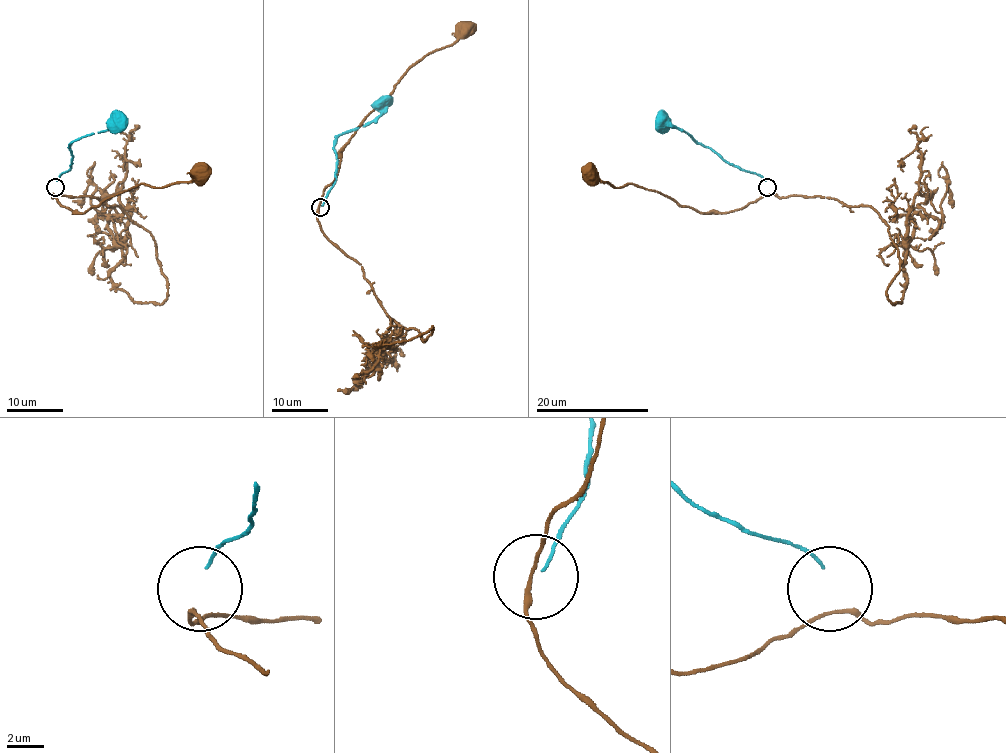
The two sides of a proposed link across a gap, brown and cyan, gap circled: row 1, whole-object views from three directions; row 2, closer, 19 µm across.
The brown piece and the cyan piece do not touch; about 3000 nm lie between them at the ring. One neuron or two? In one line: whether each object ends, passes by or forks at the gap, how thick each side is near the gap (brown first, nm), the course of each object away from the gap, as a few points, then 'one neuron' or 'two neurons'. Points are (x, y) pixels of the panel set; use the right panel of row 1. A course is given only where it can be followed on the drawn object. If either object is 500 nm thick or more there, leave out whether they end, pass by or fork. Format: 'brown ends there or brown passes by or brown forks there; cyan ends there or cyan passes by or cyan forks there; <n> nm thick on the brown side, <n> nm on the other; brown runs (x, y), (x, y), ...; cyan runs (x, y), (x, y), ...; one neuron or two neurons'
brown passes by; cyan ends there; 220 nm thick on the brown side, 160 nm on the other; brown runs (769, 193), (738, 210), (698, 213), (656, 190), (631, 183), (616, 187), (590, 172); cyan runs (766, 180), (725, 162), (683, 130), (662, 126), (655, 120); two neurons

